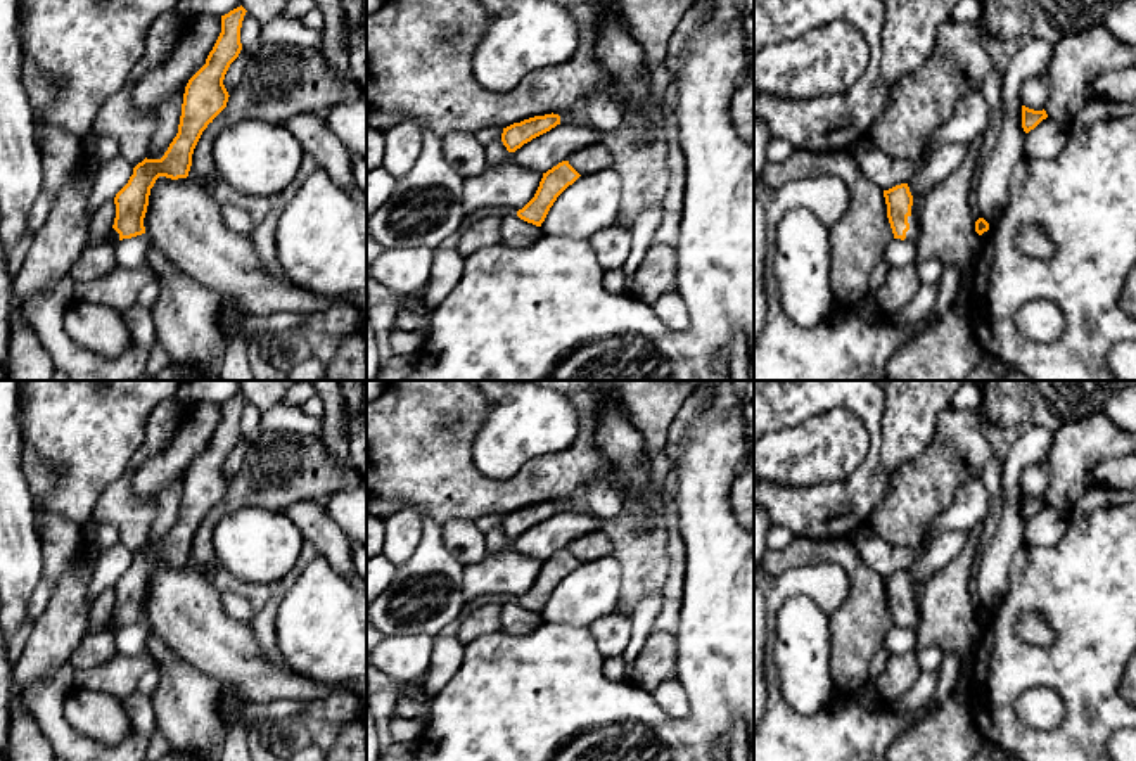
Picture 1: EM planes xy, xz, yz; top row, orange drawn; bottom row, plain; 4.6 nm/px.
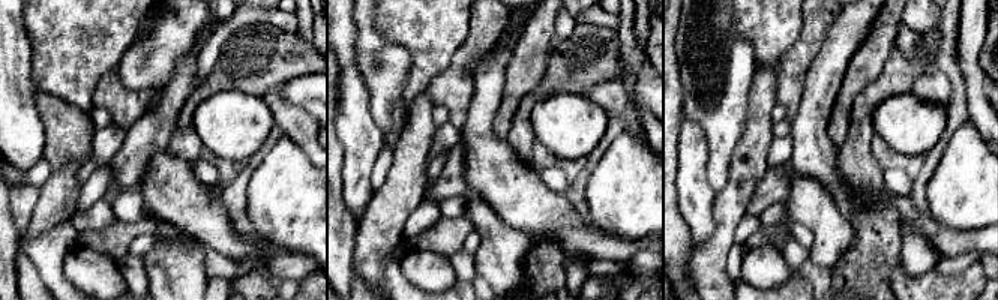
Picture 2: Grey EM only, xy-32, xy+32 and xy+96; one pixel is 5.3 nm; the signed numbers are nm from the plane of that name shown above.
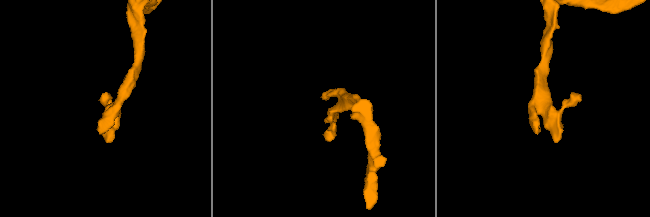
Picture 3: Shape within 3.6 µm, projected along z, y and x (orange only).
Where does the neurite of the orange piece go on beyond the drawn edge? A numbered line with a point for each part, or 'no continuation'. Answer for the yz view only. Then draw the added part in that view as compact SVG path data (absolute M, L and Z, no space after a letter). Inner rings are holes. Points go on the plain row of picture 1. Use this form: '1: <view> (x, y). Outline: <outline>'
1: yz (912, 621). Outline: M913 590L911 602L908 604L909 617L906 619L908 630L915 630L920 619L918 593Z

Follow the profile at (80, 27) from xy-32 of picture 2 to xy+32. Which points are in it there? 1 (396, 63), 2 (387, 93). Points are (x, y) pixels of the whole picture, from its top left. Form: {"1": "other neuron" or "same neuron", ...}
{"1": "other neuron", "2": "other neuron"}

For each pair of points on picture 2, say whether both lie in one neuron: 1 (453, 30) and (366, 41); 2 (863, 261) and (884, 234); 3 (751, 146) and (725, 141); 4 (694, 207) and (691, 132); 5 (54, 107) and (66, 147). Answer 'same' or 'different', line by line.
1: different
2: same
3: different
4: same
5: same

